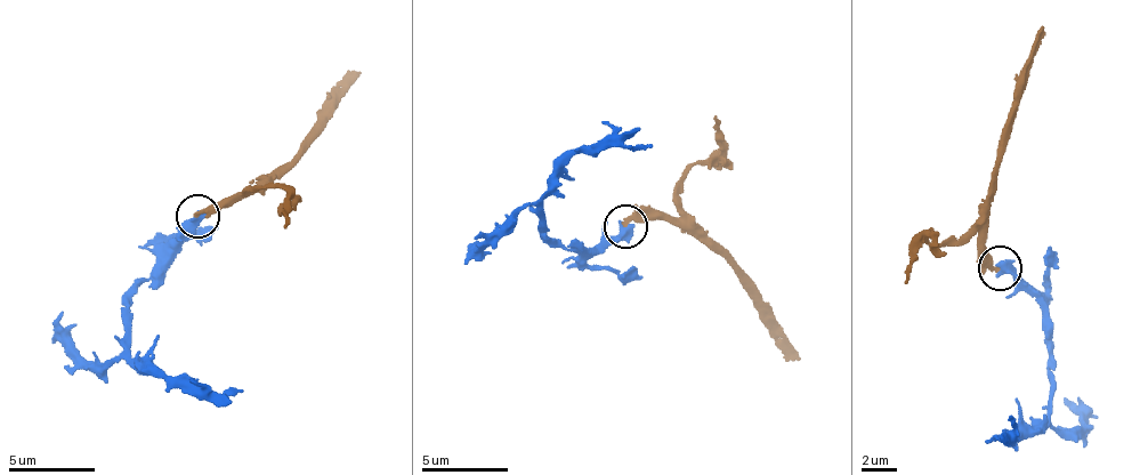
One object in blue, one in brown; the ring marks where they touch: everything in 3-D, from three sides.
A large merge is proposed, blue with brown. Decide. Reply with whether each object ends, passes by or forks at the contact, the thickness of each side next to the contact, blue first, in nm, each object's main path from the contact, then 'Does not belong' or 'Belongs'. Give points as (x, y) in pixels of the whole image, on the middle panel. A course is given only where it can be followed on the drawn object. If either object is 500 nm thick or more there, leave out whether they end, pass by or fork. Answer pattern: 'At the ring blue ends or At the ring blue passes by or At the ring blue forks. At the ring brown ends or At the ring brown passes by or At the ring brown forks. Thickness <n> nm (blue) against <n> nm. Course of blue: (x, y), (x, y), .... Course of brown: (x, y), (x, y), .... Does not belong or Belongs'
Thickness 500 nm (blue) against 240 nm. Course of blue: (624, 227), (583, 249), (555, 241), (544, 233), (540, 207), (579, 153), (624, 144), (651, 150). Course of brown: (624, 227), (664, 218), (697, 232), (726, 258), (793, 361). Does not belong

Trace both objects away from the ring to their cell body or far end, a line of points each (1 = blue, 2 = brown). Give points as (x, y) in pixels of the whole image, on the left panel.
1: (196, 217), (127, 306), (127, 355), (216, 394), (242, 392)
2: (196, 217), (235, 202), (265, 174), (292, 158), (316, 126), (330, 87), (353, 70)

